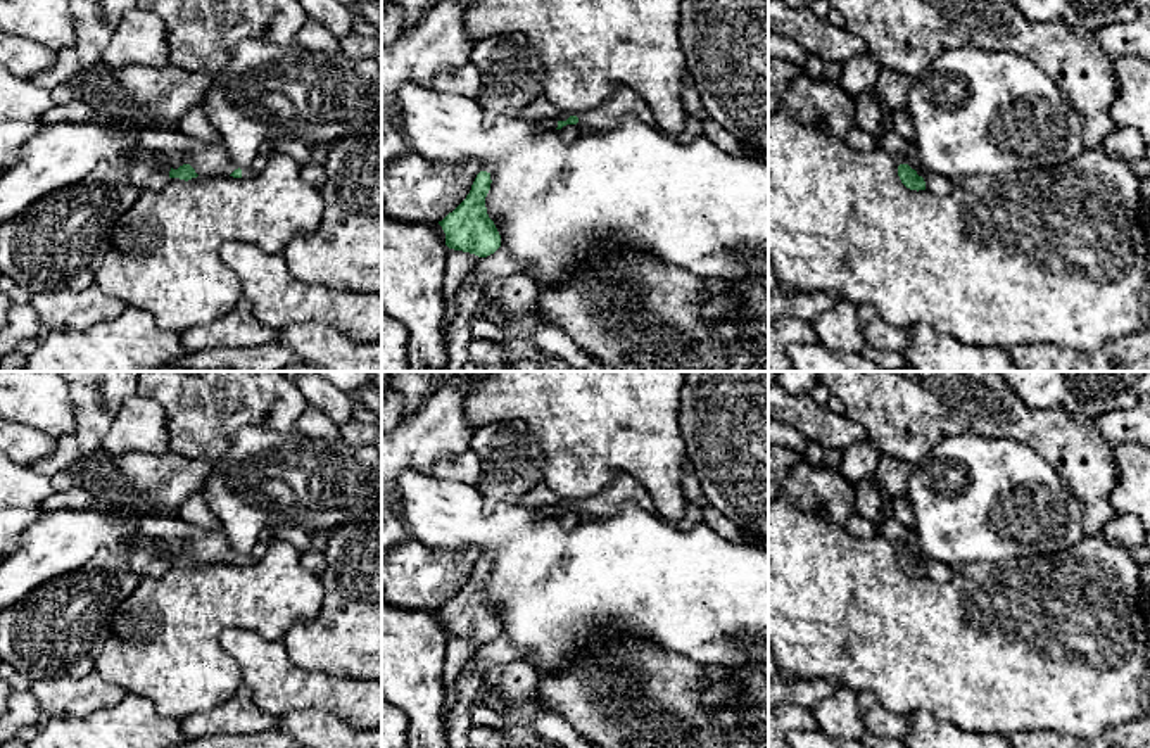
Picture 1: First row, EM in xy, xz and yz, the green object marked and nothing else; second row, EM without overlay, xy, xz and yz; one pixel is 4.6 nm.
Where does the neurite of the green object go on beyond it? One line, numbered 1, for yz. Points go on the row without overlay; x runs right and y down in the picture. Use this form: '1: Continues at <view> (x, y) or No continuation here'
1: Continues at yz (897, 534)

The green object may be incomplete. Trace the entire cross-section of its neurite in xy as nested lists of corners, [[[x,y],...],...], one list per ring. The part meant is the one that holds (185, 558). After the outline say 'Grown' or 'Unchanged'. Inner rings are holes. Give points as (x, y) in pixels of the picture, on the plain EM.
[[[147,515],[140,532],[166,542],[171,553],[169,565],[192,567],[197,563],[250,565],[264,556],[268,542],[275,537],[264,530],[257,546],[249,555],[240,555],[218,527],[205,530],[176,517]]]. Grown

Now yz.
[[[888,515],[879,525],[877,525],[877,536],[882,536],[898,555],[898,563],[901,570],[910,577],[926,577],[926,568],[922,563],[917,561],[917,558],[912,555],[908,537],[912,536],[912,527],[907,527],[894,520],[891,515]]]. Grown

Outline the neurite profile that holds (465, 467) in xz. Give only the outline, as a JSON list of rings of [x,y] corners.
[[[471,449],[458,454],[445,454],[435,461],[433,477],[475,485],[482,479],[482,461]]]

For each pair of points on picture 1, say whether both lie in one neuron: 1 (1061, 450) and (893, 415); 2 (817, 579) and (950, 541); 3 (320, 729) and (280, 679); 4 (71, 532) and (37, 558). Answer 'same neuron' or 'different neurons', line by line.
1: same neuron
2: different neurons
3: different neurons
4: same neuron

